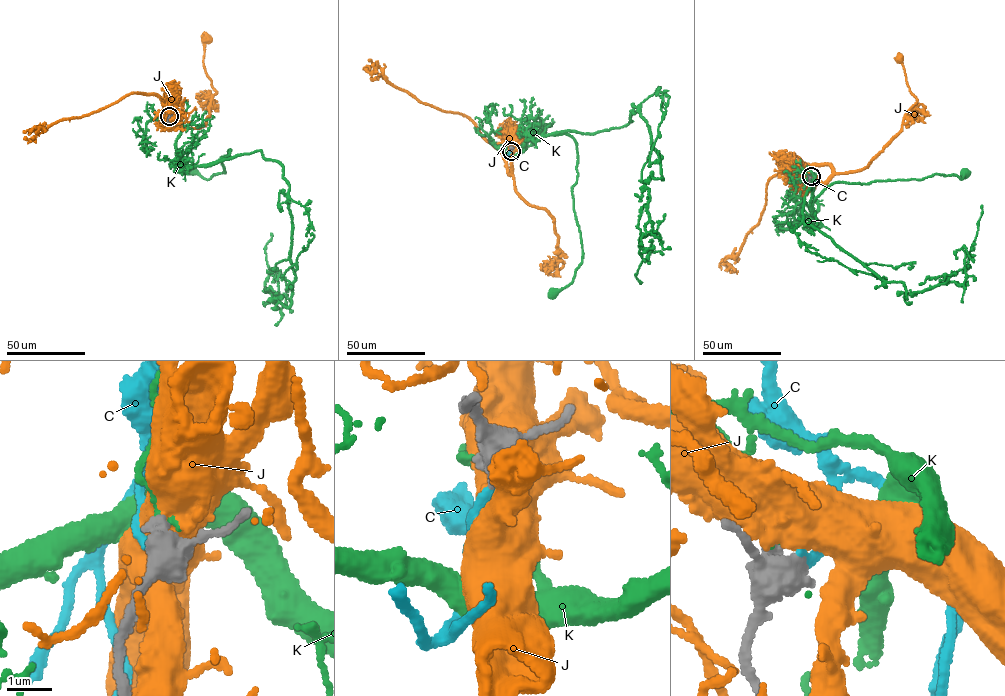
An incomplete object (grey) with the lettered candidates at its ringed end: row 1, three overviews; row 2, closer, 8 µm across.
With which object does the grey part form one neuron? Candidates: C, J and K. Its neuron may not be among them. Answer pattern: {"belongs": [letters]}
{"belongs": ["C"]}

